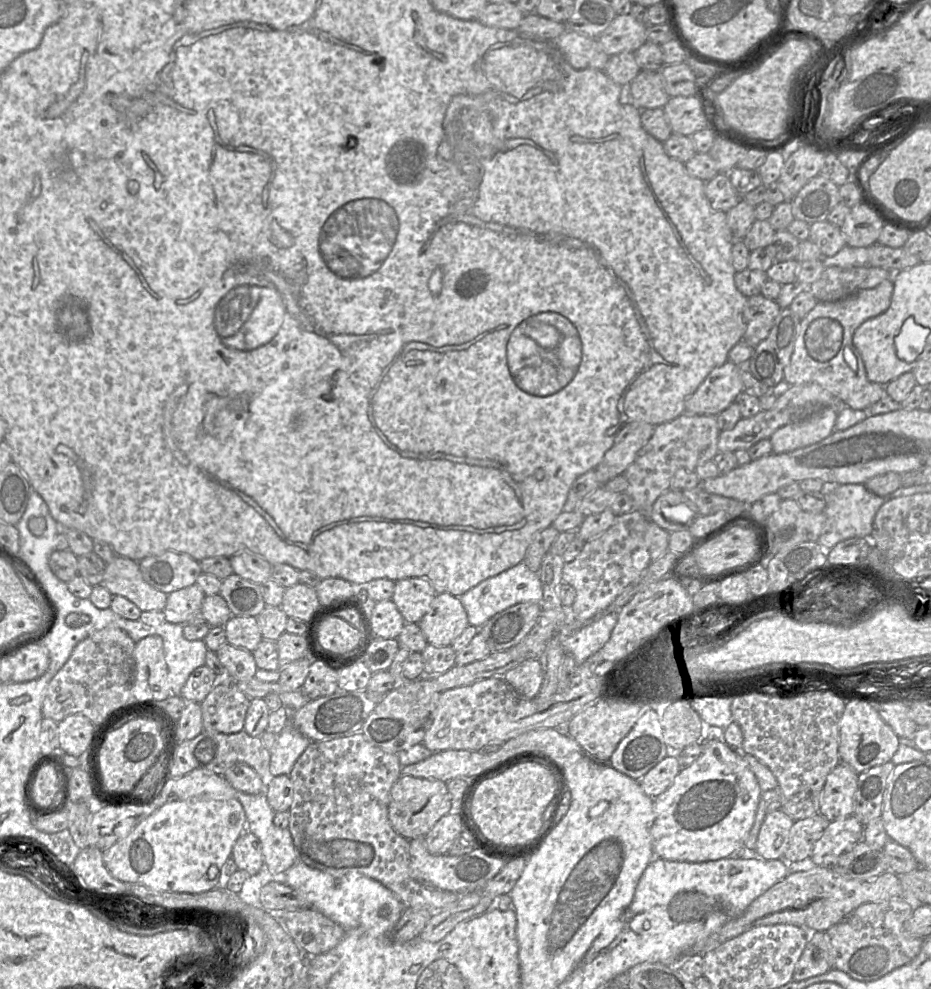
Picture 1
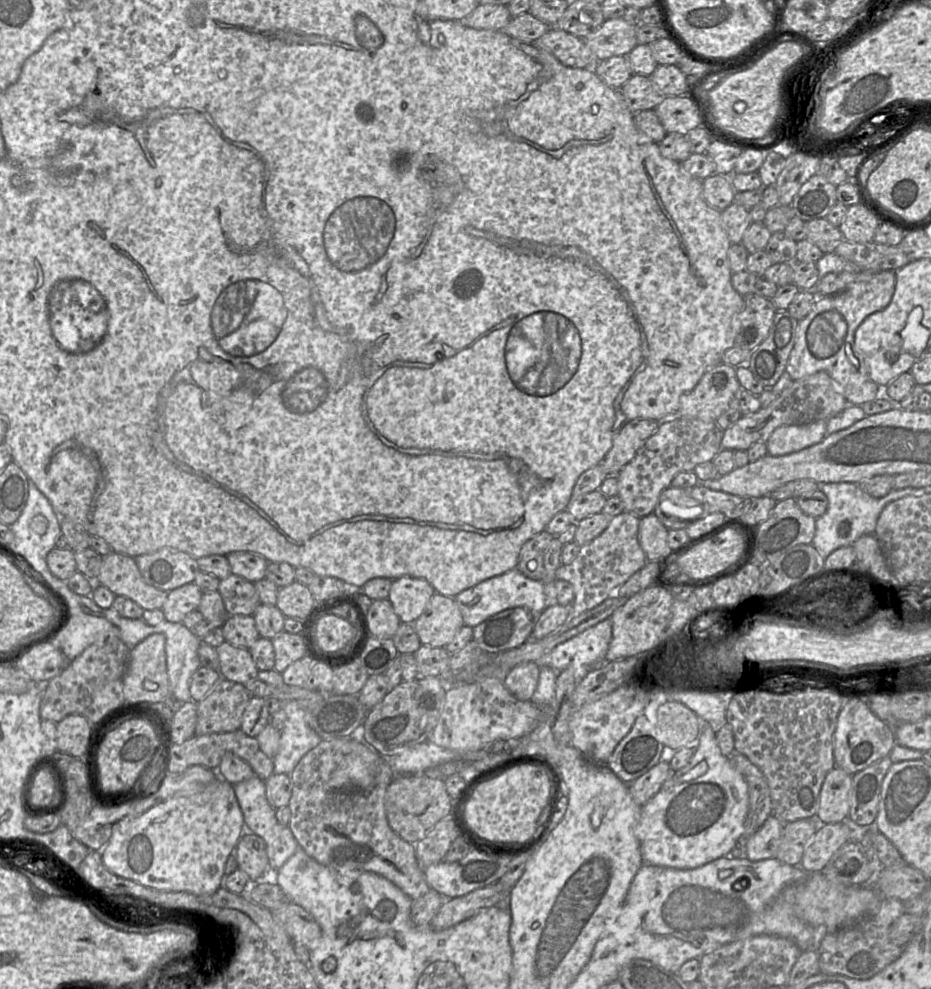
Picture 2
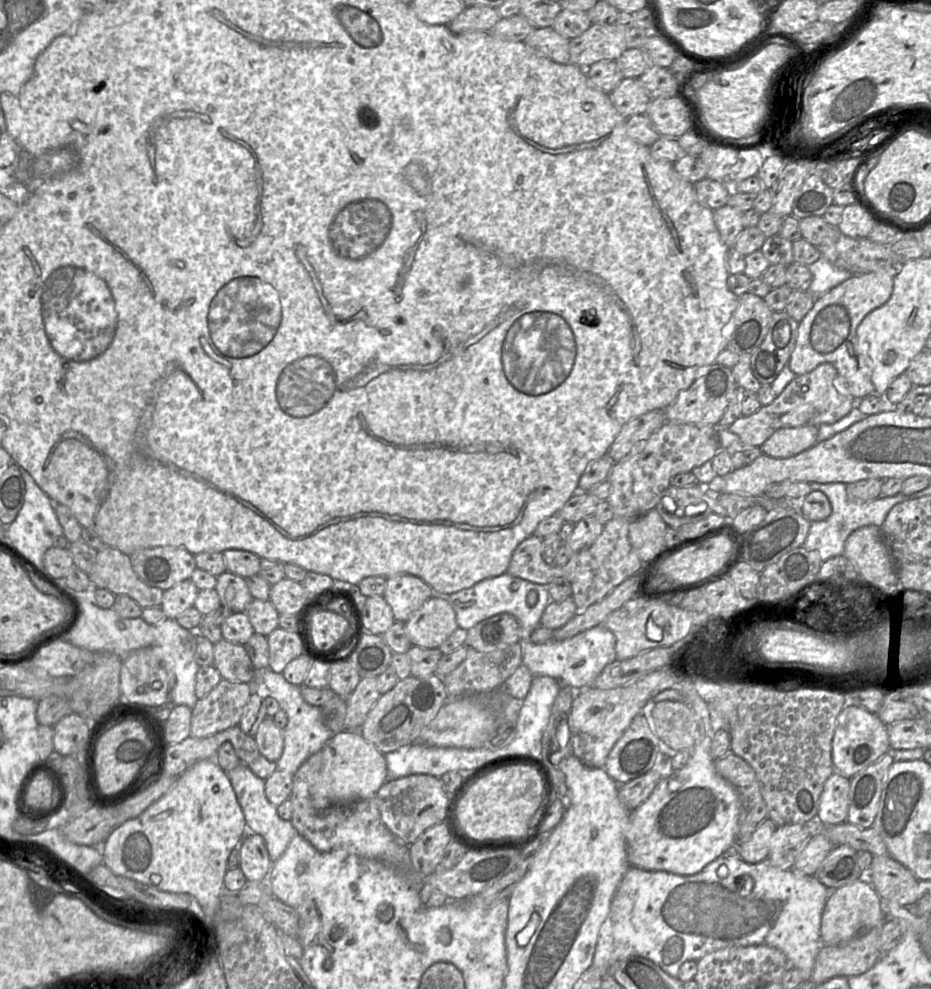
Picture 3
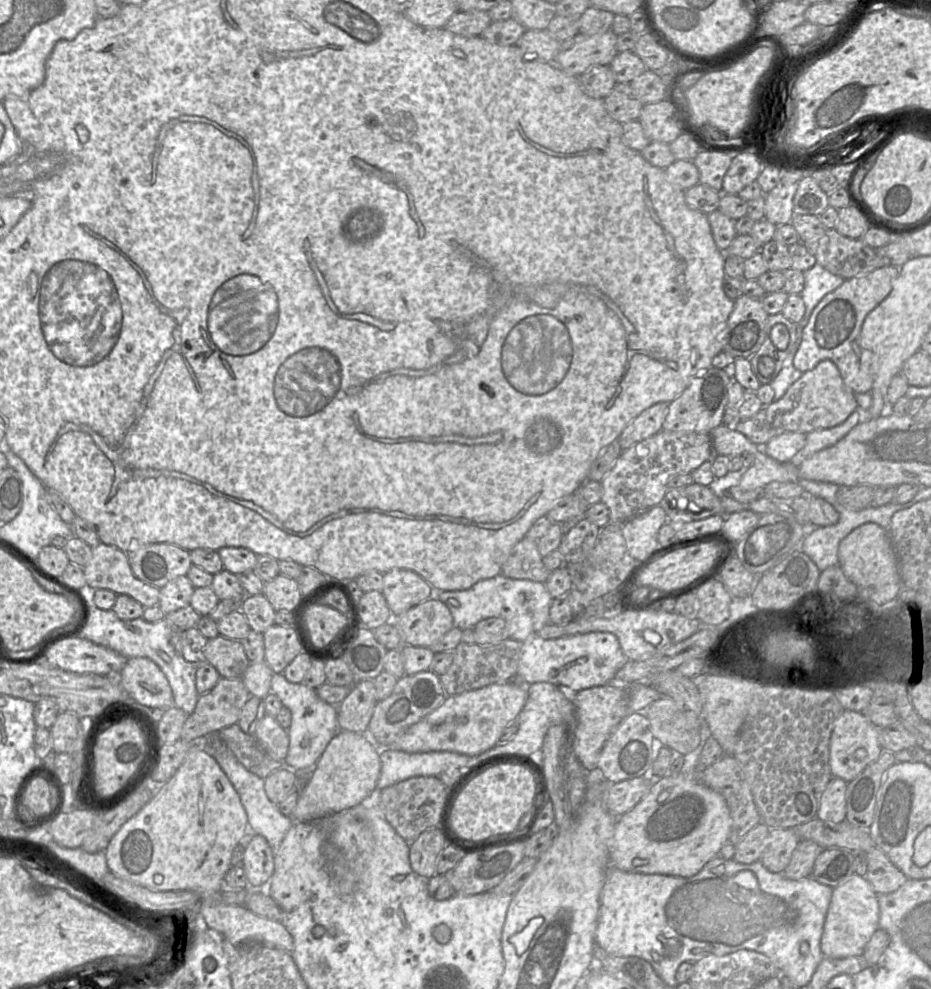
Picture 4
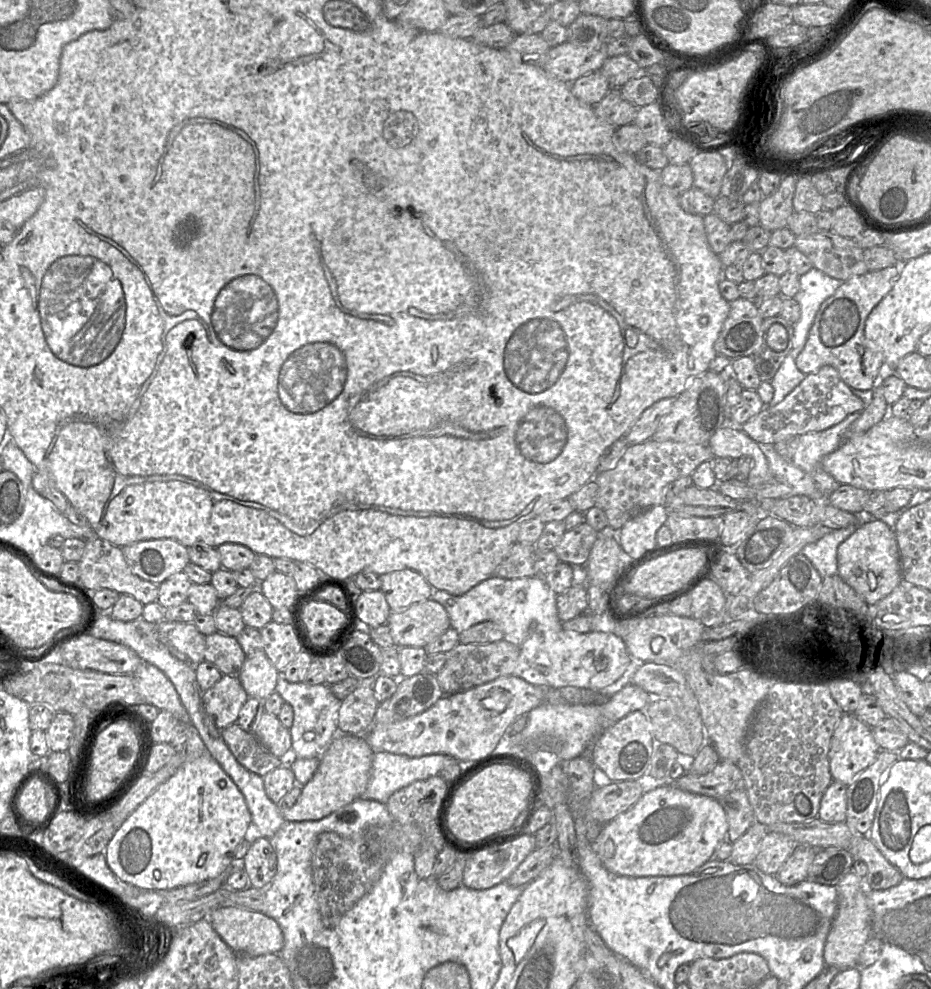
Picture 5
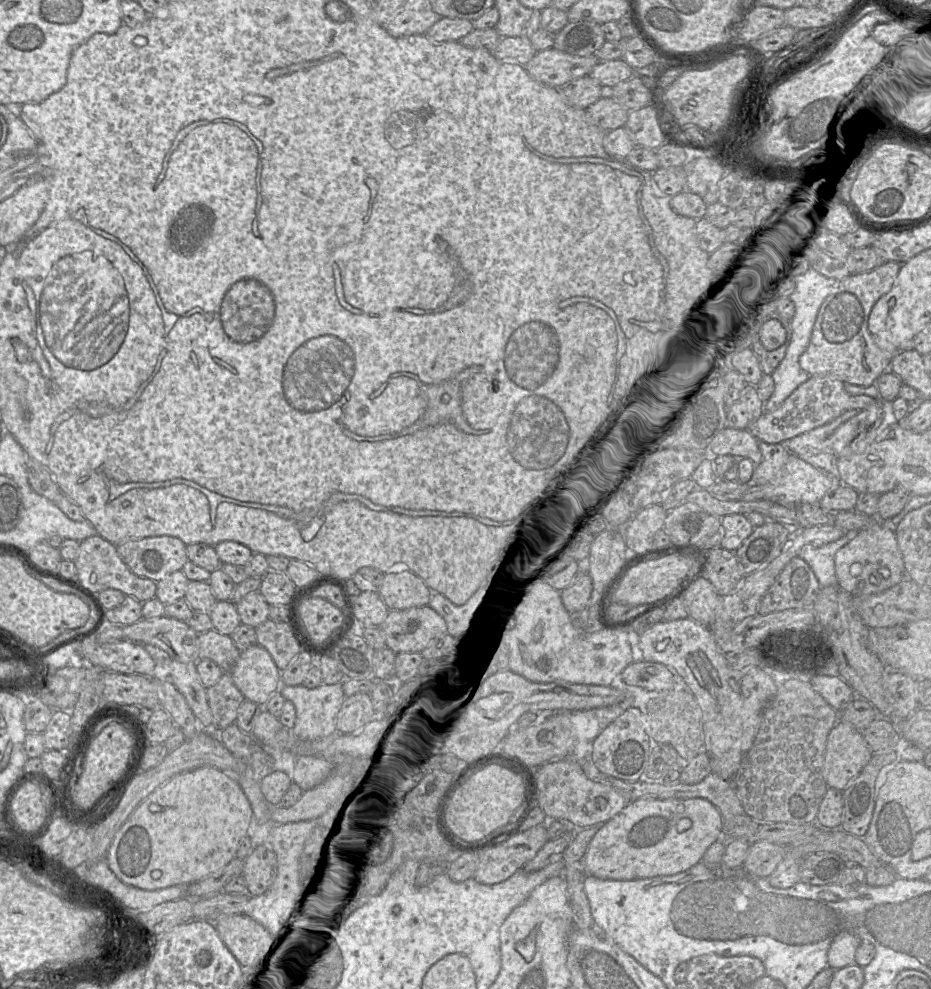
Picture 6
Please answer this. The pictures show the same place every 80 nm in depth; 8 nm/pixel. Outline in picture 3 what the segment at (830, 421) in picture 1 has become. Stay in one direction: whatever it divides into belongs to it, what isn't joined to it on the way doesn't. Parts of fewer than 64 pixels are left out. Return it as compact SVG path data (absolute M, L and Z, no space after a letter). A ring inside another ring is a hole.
M818 426L781 428L761 446L762 453L773 458L790 458L814 446Z

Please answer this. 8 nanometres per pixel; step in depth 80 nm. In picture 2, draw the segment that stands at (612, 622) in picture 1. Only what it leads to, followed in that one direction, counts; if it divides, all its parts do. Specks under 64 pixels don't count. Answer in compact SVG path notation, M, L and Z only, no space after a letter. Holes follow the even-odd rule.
M607 618L557 645L534 662L539 667L548 666L557 672L572 669L578 683L592 669L604 663L611 639L612 621Z

